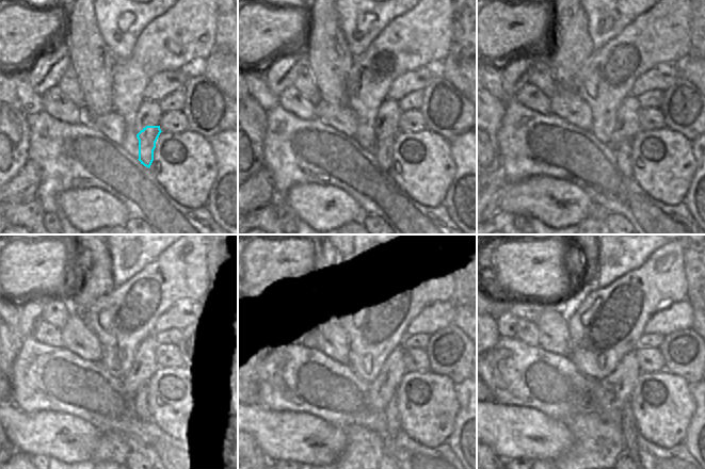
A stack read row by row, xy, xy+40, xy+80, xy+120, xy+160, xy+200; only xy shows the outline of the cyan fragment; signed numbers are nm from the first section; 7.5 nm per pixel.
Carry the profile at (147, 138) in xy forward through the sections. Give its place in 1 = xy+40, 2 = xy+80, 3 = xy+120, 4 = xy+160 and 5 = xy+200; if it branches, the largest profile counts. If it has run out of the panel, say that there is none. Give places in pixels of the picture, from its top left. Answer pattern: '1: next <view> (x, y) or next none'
1: next xy+40 (383, 155)
2: next xy+80 (623, 151)
3: next xy+120 (141, 403)
4: next xy+160 (390, 411)
5: next xy+200 (628, 426)

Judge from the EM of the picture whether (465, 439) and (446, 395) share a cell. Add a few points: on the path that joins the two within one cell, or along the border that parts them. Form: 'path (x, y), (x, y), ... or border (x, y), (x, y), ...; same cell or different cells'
border (455, 390), (458, 414), (452, 431), (447, 439); different cells

